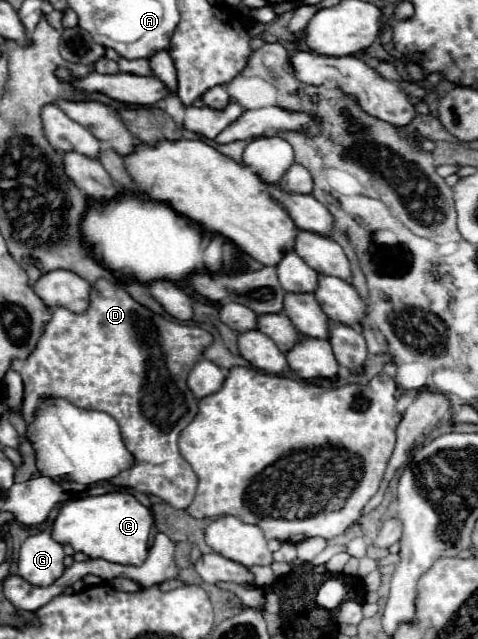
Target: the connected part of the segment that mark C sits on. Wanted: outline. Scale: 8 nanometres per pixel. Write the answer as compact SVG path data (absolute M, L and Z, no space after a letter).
M113 492L113 494L101 494L101 496L83 496L61 504L59 514L53 520L51 538L57 540L59 544L69 544L75 552L83 552L89 558L103 558L115 564L139 566L147 558L147 538L149 538L151 524L153 524L153 514L133 494Z

